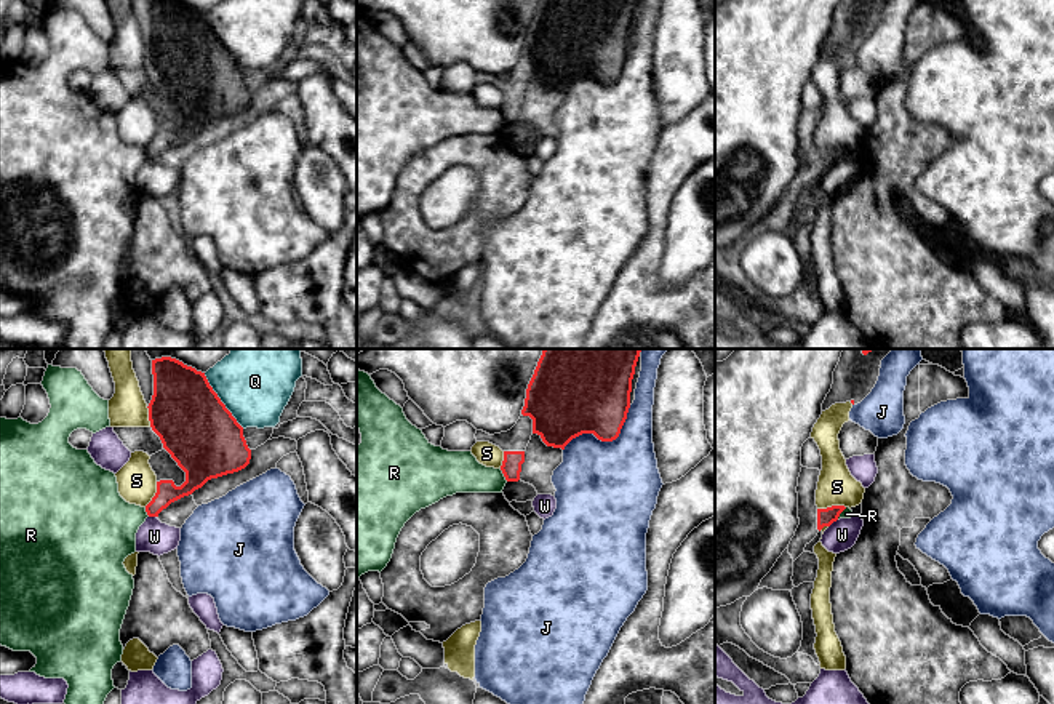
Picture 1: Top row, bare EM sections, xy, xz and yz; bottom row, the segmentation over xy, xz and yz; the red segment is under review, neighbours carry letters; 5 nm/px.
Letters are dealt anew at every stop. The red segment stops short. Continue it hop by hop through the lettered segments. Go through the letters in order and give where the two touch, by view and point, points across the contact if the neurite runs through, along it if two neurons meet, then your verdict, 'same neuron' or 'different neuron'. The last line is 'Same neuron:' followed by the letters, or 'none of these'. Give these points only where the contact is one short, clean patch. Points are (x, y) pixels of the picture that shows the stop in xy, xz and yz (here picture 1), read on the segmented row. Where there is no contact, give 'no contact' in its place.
J: contact xz (605, 440); different neuron
Q: contact xy (219, 400); different neuron
R: contact xz (504, 476); border xz (499, 469), (507, 480); different neuron
S: contact yz (832, 506); different neuron
W: contact yz (832, 522); different neuron
Same neuron: none of these

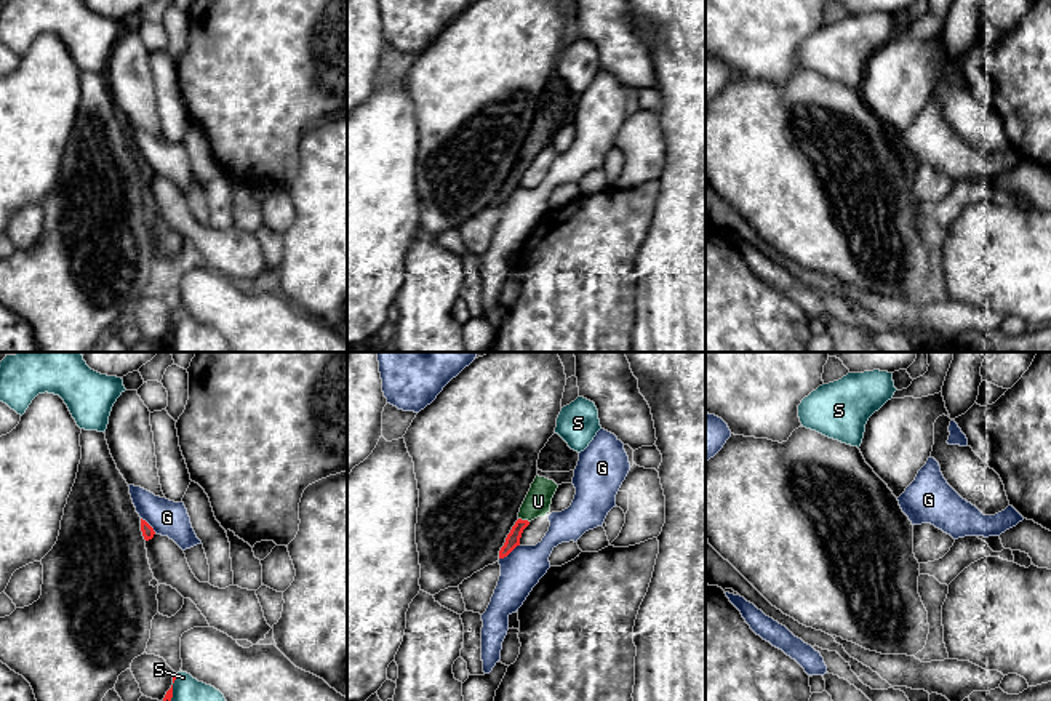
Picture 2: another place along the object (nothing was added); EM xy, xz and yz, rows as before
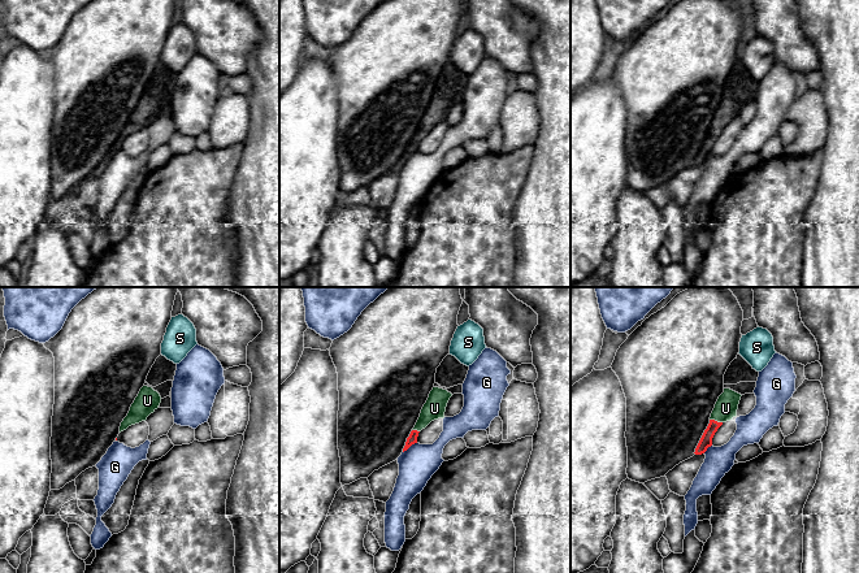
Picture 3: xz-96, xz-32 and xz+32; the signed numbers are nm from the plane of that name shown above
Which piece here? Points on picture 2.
G: contact xz (509, 552); border xz (519, 544), (499, 559); different neuron
S: contact xy (171, 687); different neuron
U: contact xz (523, 520); way xz (512, 540), (523, 520), (538, 501); same neuron
Same neuron: U

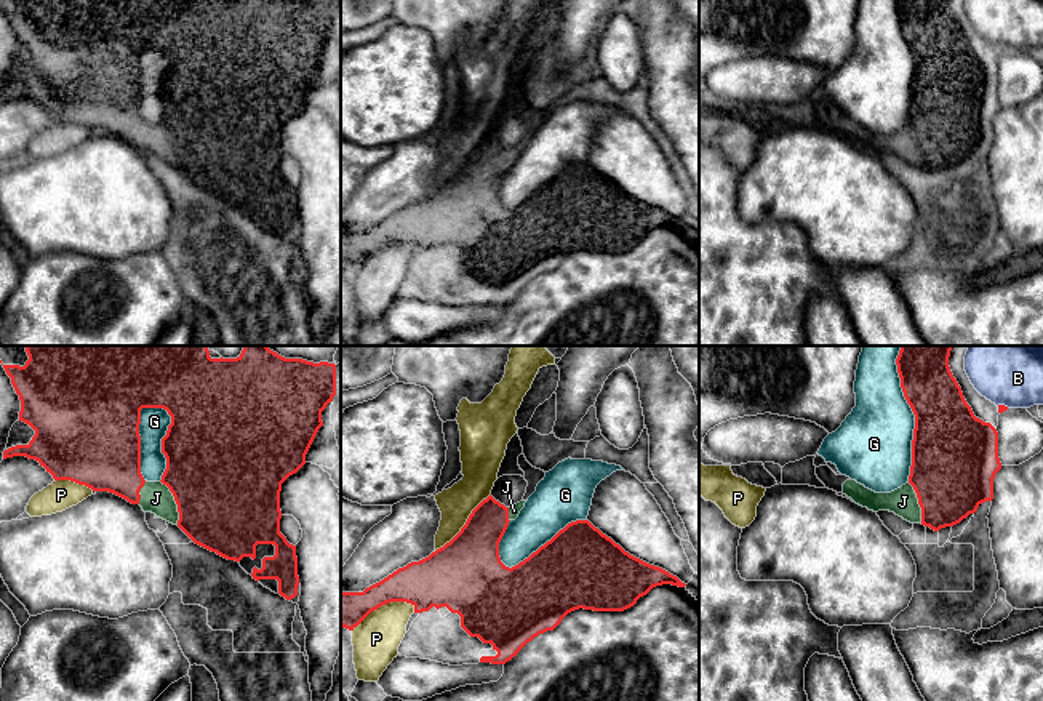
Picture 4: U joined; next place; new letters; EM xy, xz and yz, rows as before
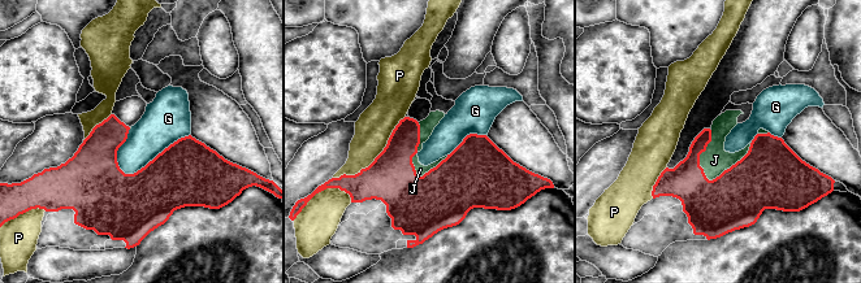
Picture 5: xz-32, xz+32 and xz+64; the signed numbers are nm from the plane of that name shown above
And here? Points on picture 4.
B: contact yz (1003, 405); different neuron
G: contact xy (139, 436); different neuron
J: contact xy (176, 503); same neuron
P: contact xz (383, 604); different neuron
Same neuron: J

